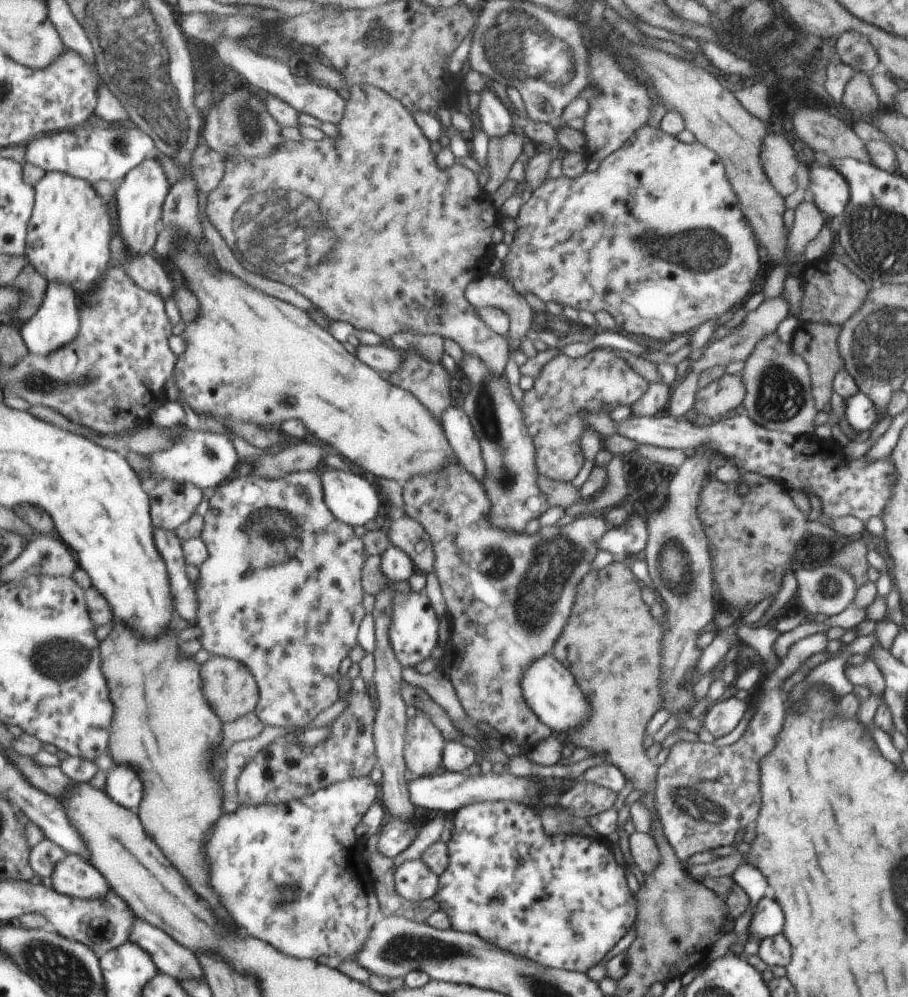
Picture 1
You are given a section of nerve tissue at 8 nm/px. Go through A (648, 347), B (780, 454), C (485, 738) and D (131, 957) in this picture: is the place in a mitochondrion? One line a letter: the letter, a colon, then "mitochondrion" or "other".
A: other
B: other
C: other
D: other

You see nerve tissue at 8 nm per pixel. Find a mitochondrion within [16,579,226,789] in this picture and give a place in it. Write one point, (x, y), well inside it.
(67, 657)

